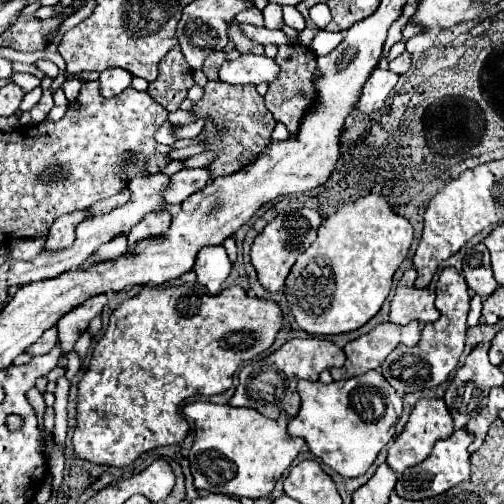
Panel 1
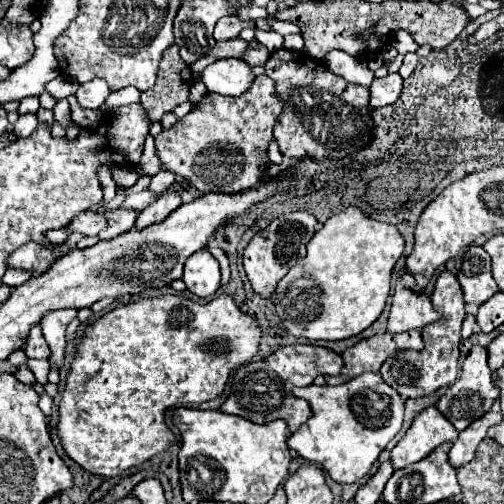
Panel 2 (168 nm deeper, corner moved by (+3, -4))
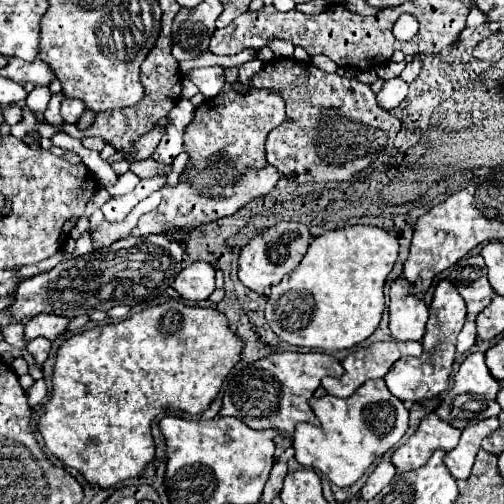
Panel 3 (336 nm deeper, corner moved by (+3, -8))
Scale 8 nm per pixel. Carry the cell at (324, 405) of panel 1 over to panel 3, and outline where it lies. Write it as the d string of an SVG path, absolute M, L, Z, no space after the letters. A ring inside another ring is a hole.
M383 380L365 382L349 398L327 394L323 398L311 398L309 404L321 424L299 424L295 428L295 458L305 468L325 474L339 488L355 484L377 458L403 438L409 424L409 410L387 390Z

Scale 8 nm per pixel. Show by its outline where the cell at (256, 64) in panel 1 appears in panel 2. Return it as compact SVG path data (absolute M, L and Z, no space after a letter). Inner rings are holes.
M239 58L217 60L201 72L201 80L207 86L207 90L223 96L239 96L249 88L253 78L255 76L251 74L249 64L245 64Z

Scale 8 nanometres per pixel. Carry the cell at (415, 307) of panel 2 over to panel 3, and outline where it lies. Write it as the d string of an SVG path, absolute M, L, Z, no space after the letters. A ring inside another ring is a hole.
M397 278L389 292L389 330L393 340L421 340L425 334L425 324L429 318L429 308L421 298L409 292L411 284L407 278Z

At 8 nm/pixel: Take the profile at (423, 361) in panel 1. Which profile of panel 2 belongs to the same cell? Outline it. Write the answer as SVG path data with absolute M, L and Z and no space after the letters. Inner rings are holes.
M441 272L435 290L431 294L433 308L441 314L441 318L421 330L425 348L415 352L415 350L403 350L393 356L389 356L383 366L381 366L381 376L383 380L395 388L403 400L409 398L421 398L427 396L443 386L449 386L457 378L457 358L459 358L459 342L461 342L461 324L465 318L465 302L463 302L463 292L461 286L457 284L457 278L451 272Z

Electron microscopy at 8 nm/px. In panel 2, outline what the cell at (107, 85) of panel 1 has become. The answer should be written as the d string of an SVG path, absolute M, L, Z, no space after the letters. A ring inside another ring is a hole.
M97 78L97 80L91 80L89 84L81 84L79 90L75 92L75 98L81 108L101 108L109 94L111 92L105 80Z

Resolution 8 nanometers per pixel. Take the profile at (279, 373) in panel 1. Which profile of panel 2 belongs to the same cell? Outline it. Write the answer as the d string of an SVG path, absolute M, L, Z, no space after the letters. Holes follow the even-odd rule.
M295 344L295 346L283 346L271 356L249 362L235 370L233 374L233 386L229 398L221 404L221 412L243 416L255 424L269 424L277 418L283 418L287 422L287 428L295 432L305 420L311 416L311 408L305 400L293 396L295 386L309 386L319 374L339 374L343 368L343 360L333 350L313 346L313 344Z

